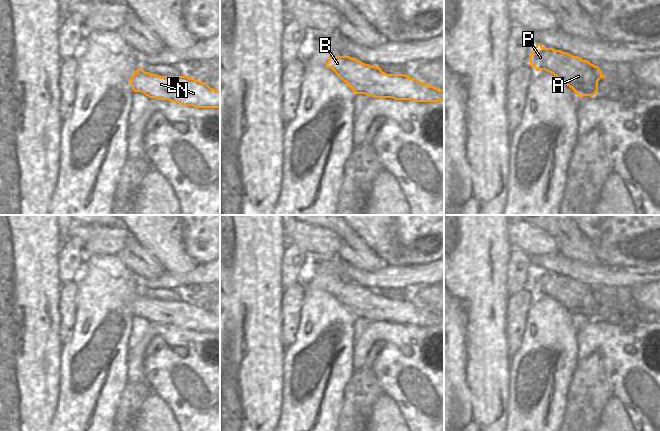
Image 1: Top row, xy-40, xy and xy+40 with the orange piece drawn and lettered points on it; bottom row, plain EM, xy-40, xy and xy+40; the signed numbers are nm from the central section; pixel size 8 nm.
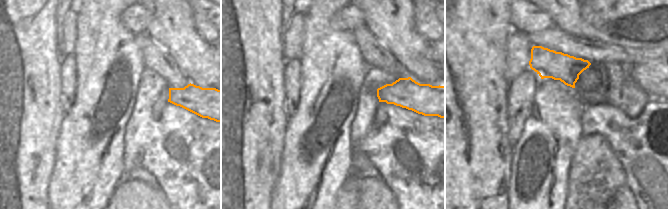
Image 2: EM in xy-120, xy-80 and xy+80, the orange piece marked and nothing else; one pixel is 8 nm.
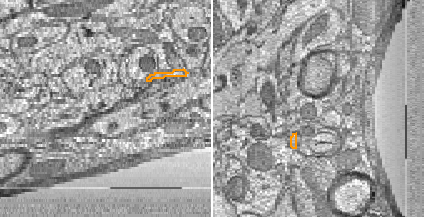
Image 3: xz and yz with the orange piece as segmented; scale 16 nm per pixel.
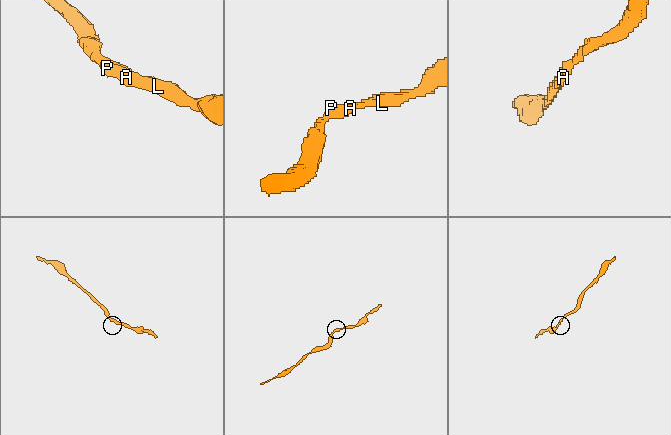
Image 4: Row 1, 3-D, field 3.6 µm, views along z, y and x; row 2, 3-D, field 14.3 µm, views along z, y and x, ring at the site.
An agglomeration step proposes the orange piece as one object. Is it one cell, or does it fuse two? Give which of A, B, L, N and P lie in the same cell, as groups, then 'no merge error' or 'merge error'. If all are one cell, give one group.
groups A B L N P; no merge error

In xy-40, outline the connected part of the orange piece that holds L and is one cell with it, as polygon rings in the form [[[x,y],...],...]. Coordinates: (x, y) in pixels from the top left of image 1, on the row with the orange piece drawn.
[[[136,70],[130,79],[134,92],[195,108],[220,108],[220,90],[187,76],[159,76]]]

